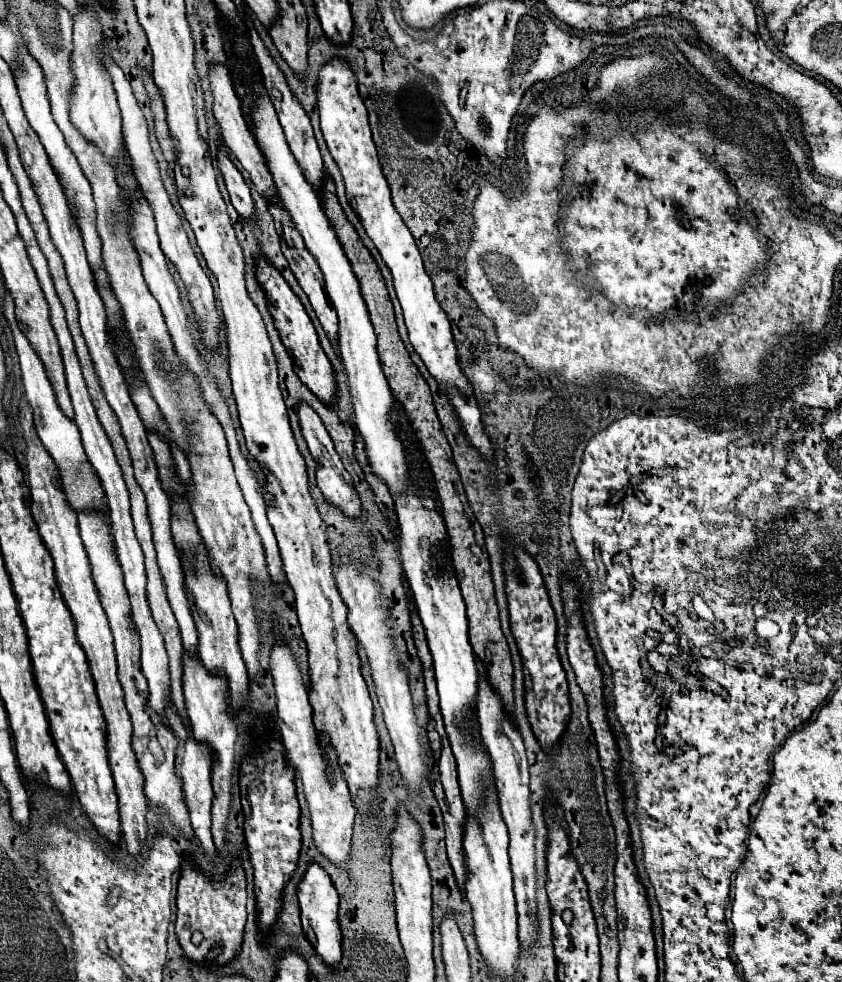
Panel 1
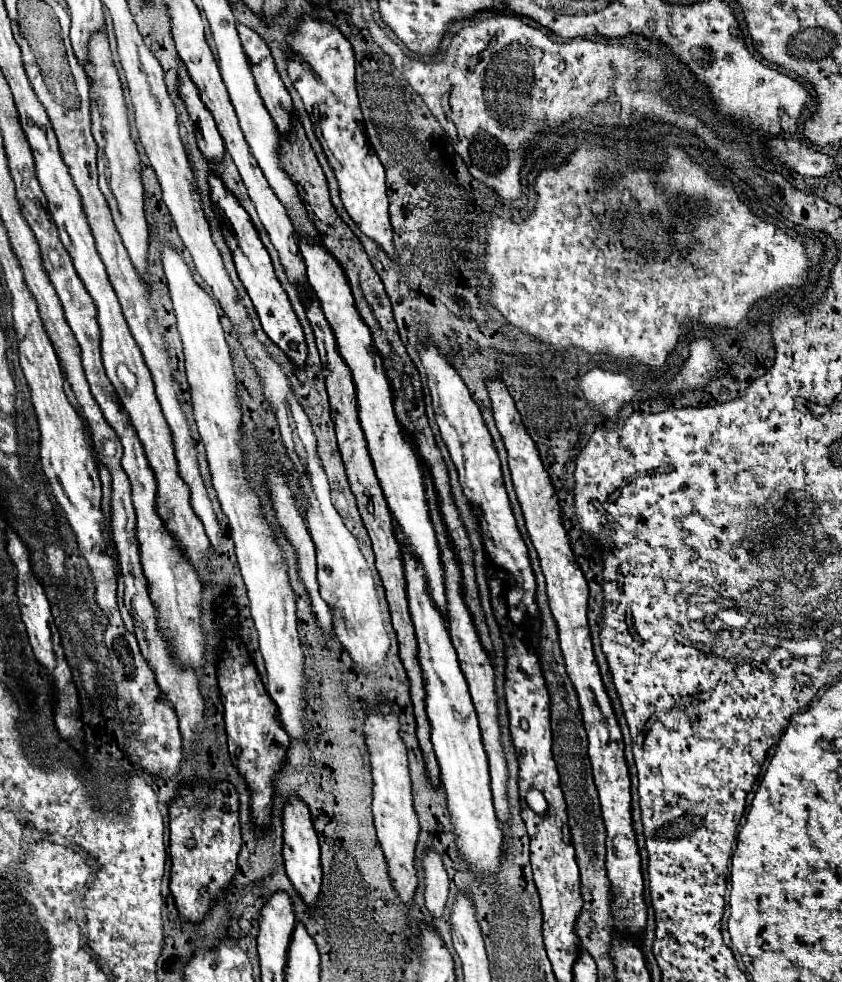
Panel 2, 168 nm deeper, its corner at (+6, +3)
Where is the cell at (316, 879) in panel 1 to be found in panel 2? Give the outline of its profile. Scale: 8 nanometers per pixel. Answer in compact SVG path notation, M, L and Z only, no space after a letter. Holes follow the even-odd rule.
M288 798L286 806L284 806L284 848L282 848L282 856L284 856L284 866L286 866L286 874L288 878L294 882L296 890L302 894L304 902L308 906L314 906L320 894L320 882L322 882L322 868L320 868L320 848L318 848L318 834L312 826L312 818L310 818L310 810L306 806L306 802L302 802L300 798Z

